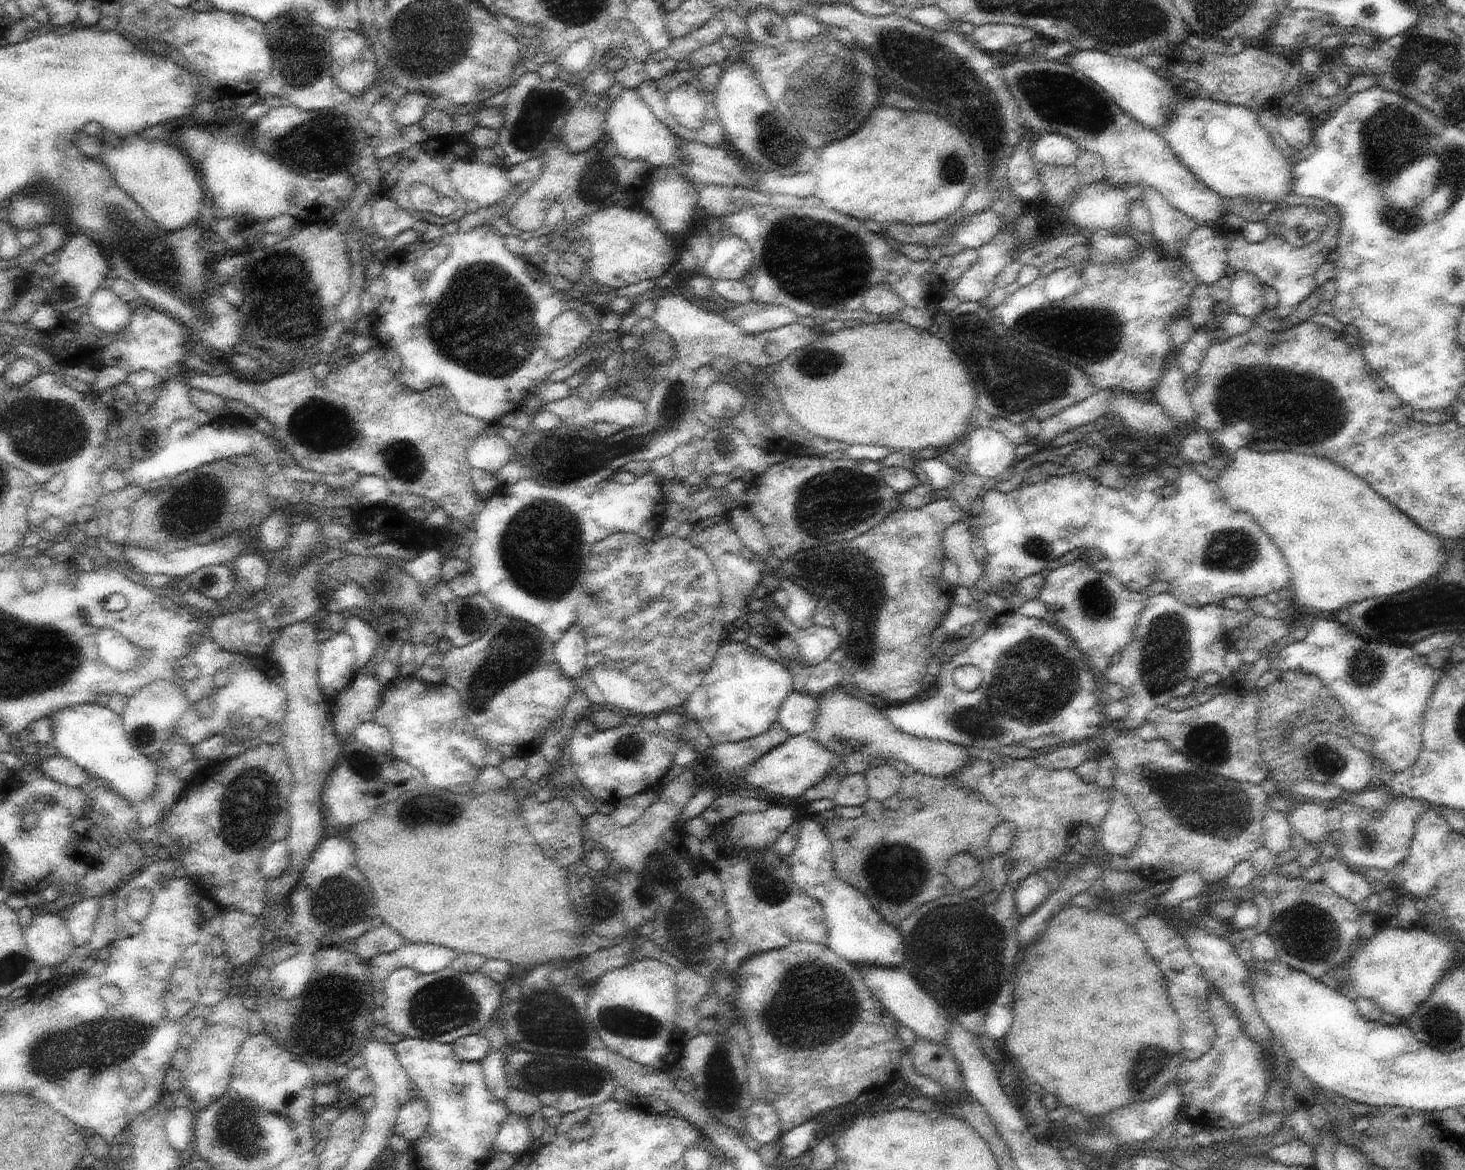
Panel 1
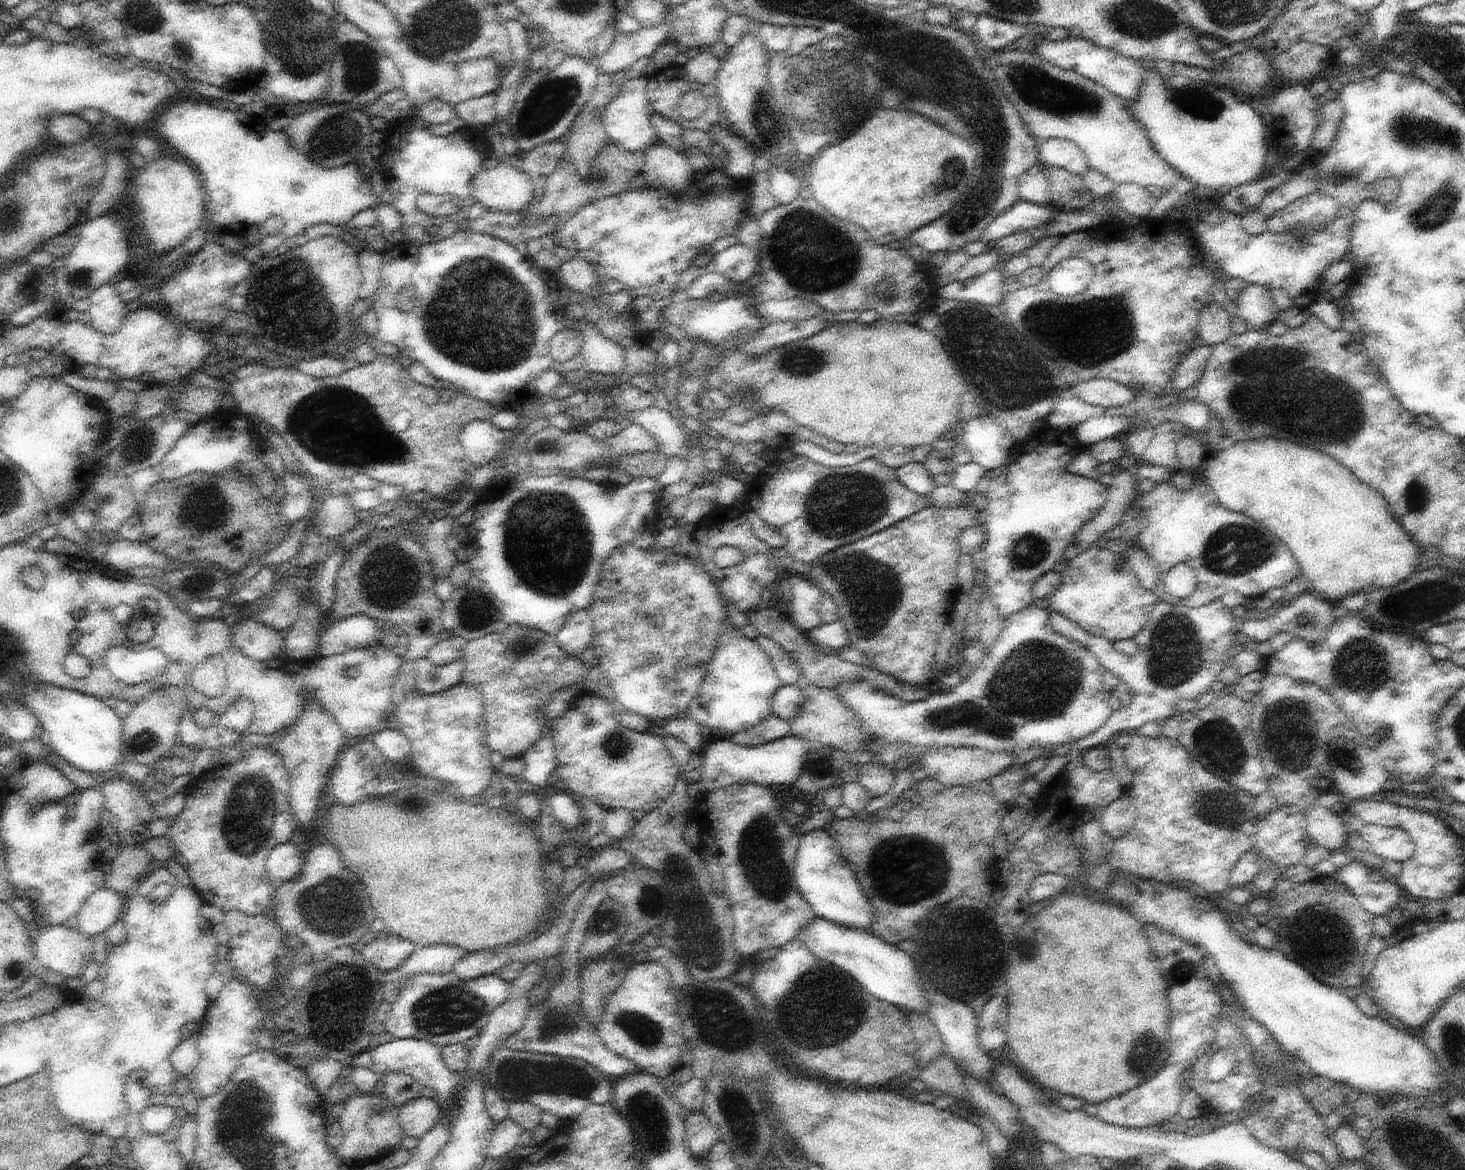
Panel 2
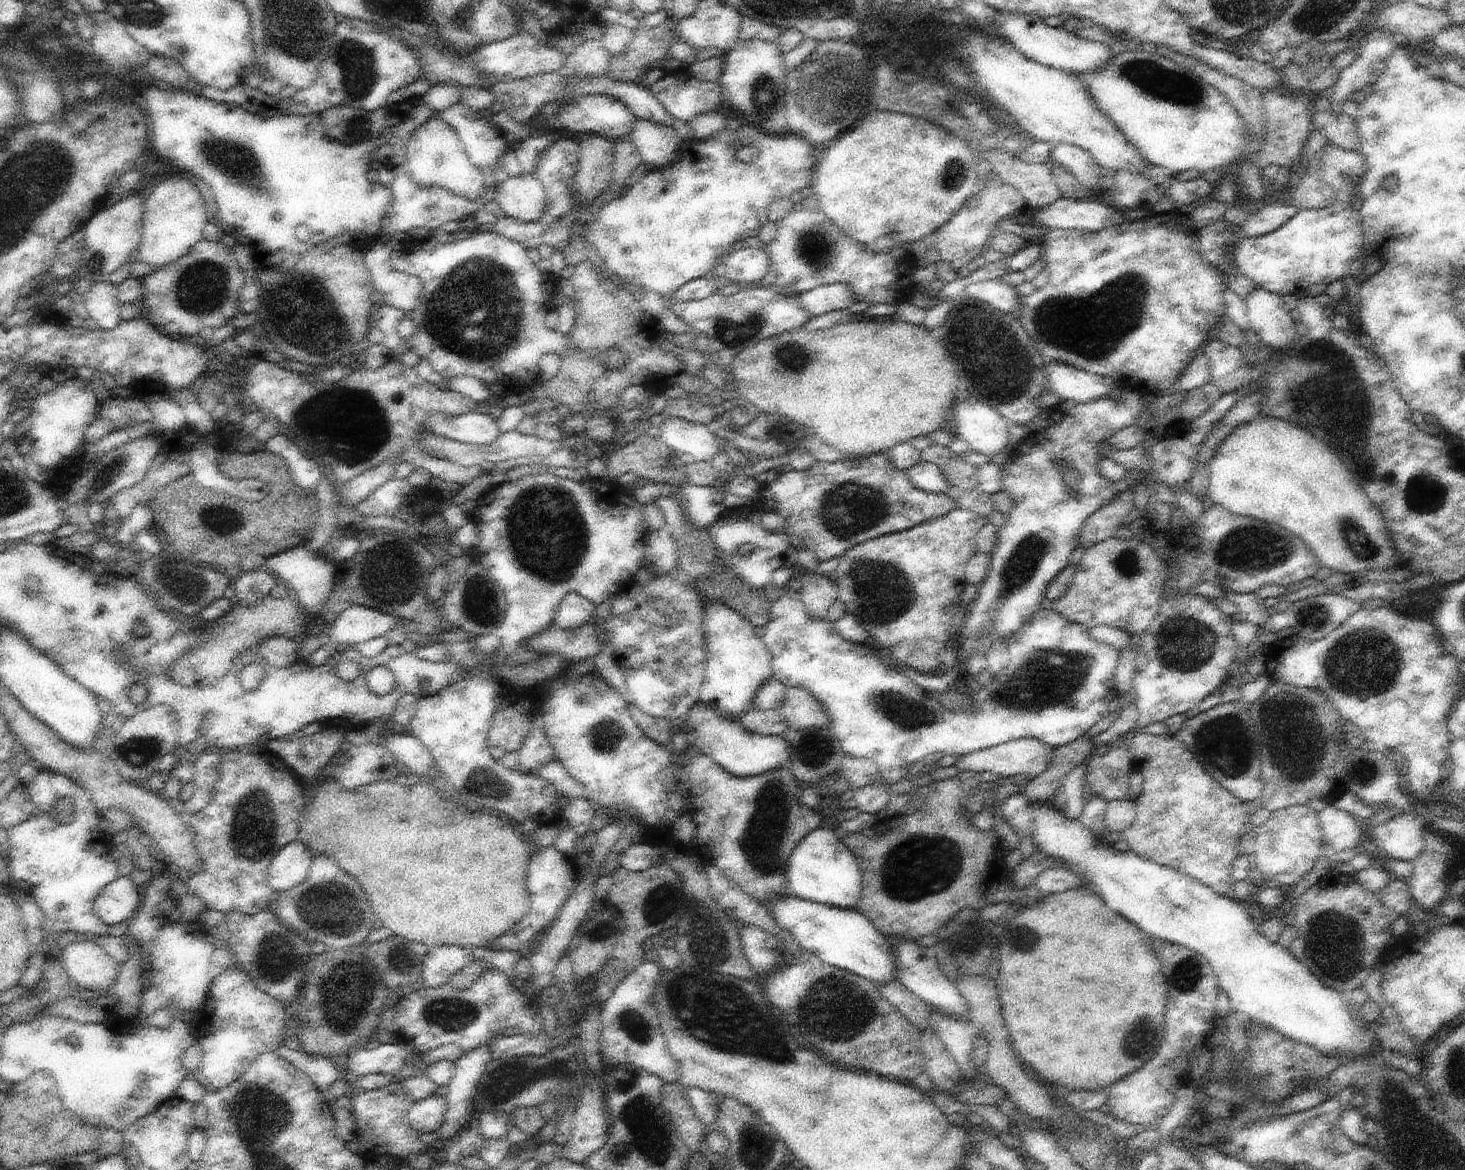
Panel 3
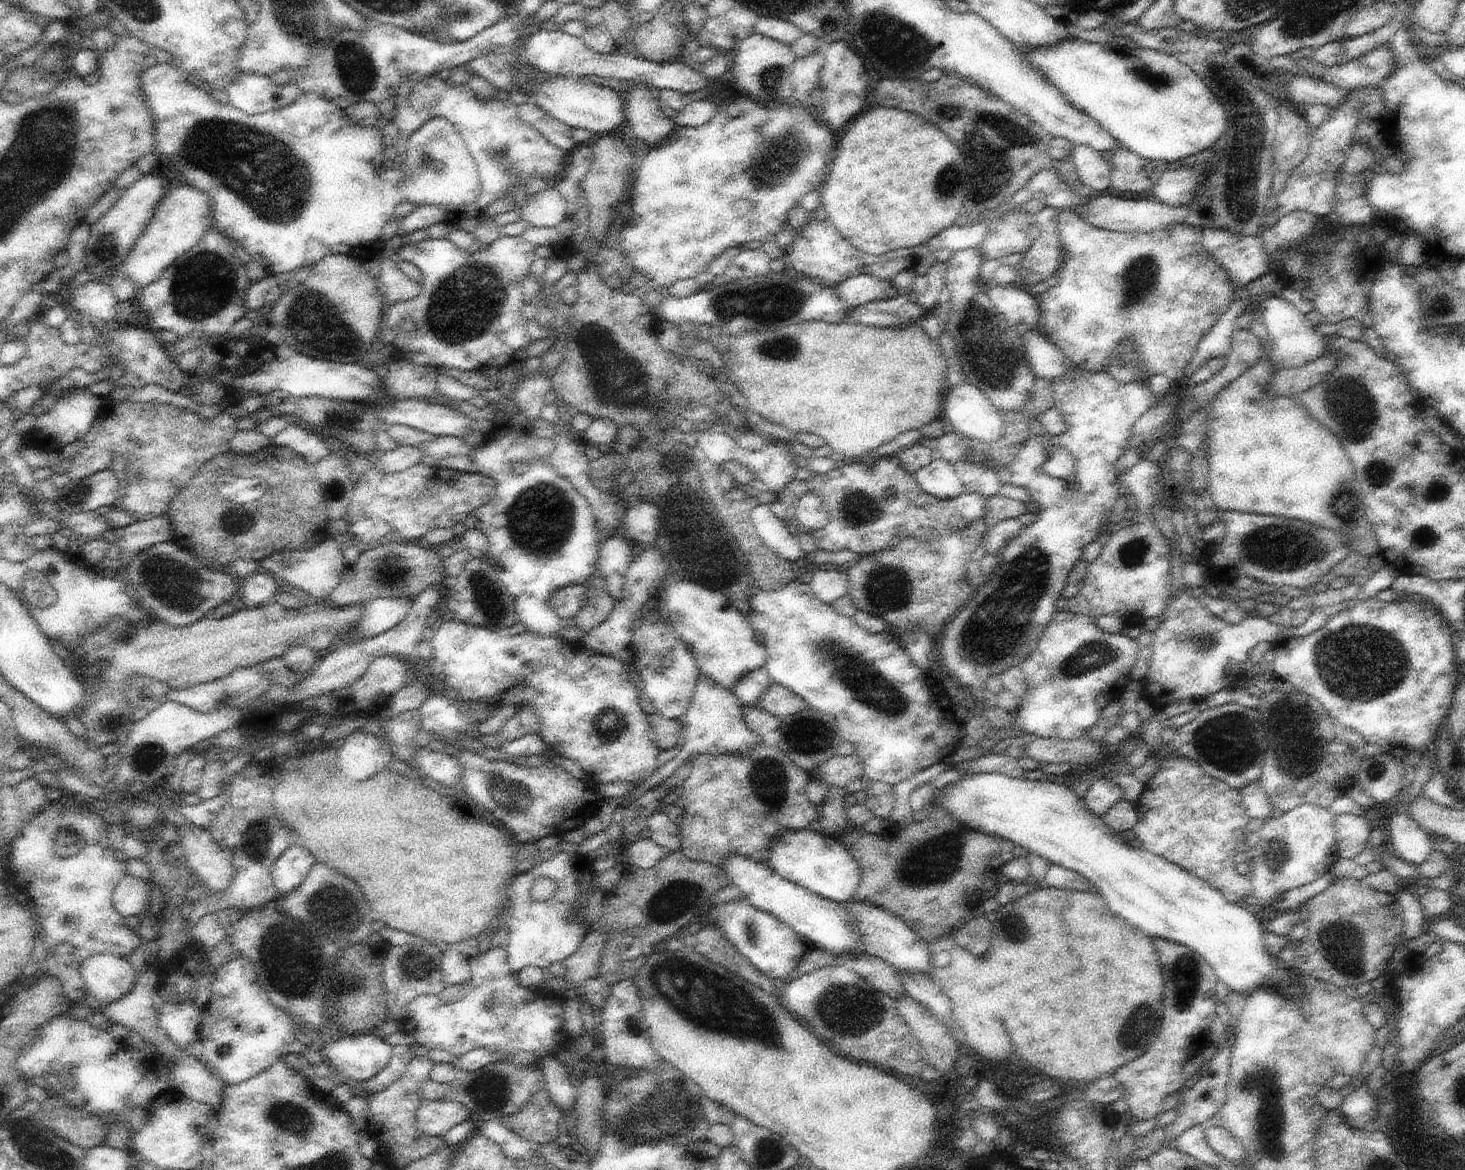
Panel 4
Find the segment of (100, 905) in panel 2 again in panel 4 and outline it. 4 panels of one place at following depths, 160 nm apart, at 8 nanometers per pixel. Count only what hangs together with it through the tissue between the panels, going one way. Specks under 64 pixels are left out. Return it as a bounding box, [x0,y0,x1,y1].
[113,874,151,917]

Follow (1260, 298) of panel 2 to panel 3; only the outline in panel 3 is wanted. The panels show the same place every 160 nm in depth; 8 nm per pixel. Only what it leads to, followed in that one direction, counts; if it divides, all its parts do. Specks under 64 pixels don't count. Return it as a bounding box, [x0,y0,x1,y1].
[1245,287,1302,353]

